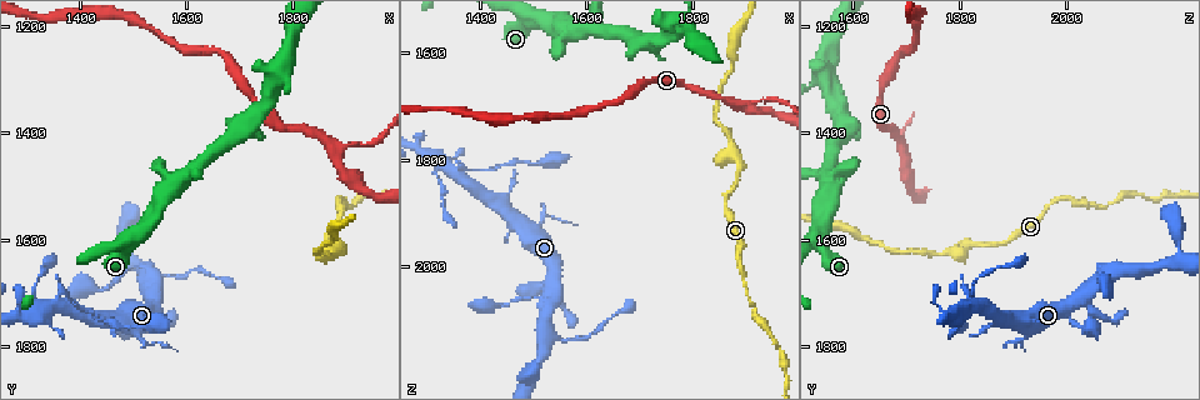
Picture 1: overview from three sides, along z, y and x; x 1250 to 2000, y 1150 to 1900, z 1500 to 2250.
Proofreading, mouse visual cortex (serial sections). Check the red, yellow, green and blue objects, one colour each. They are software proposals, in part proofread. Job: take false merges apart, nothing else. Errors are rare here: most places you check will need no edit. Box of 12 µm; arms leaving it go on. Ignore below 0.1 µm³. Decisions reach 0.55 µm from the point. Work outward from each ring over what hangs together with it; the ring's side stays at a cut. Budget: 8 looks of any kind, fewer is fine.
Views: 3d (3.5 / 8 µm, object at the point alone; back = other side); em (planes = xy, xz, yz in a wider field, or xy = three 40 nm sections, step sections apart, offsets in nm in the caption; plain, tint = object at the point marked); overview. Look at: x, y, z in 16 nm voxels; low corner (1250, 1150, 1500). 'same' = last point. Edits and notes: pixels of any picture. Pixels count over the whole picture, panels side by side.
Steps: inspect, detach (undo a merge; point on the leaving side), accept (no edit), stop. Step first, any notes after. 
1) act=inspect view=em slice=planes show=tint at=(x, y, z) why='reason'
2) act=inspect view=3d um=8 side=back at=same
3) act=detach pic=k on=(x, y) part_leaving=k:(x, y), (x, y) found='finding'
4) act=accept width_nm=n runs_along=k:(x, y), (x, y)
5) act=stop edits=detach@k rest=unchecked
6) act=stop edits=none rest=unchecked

act=inspect view=3d um=3.5 at=(1355, 1720, 1825) why='branch point'

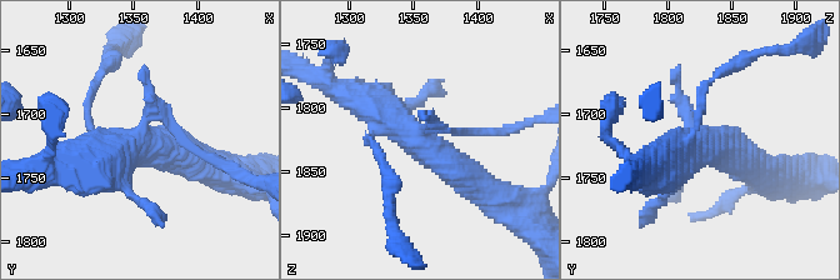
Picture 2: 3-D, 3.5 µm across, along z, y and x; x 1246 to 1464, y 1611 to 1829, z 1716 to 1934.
act=inspect view=em slice=xy step=3 show=tint at=(1356, 1720, 1824) why='now the EM'

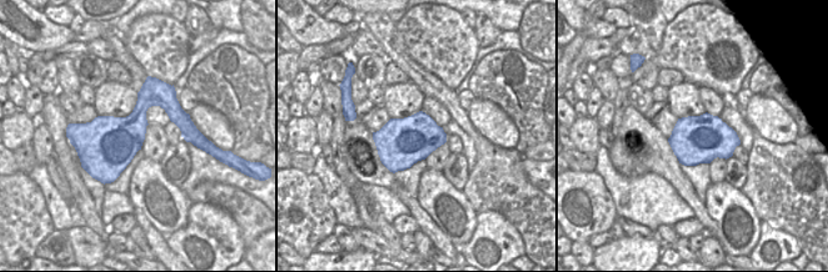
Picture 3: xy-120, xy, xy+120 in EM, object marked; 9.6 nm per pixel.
act=accept runs_along=2:(483, 189), (375, 103), (356, 96) found='one cell here'

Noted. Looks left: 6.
act=inspect view=3d um=8 at=(1595, 1480, 1560)

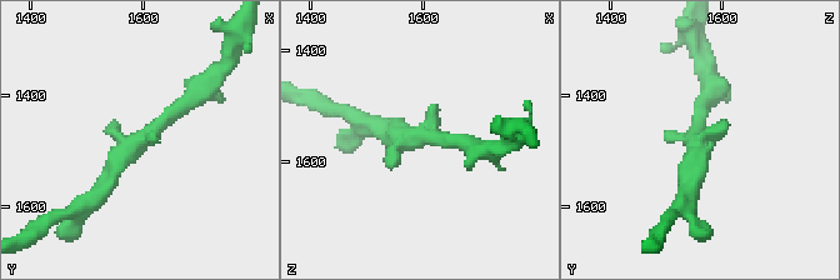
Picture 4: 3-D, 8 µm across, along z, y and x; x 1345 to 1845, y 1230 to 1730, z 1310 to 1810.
act=inspect view=3d um=3.5 at=(1600, 1480, 1555)

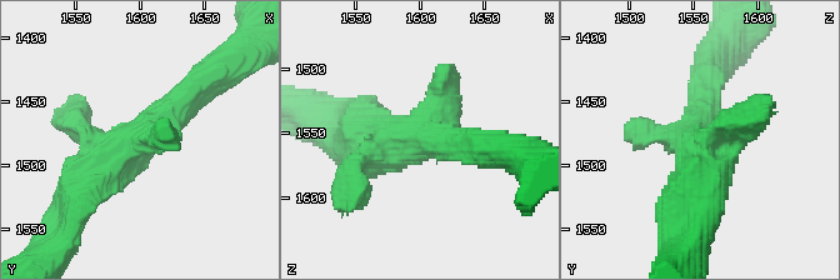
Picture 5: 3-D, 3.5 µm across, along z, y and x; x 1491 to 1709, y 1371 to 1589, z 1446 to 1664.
act=inspect view=em slice=xy step=3 show=tint at=(1596, 1484, 1558)

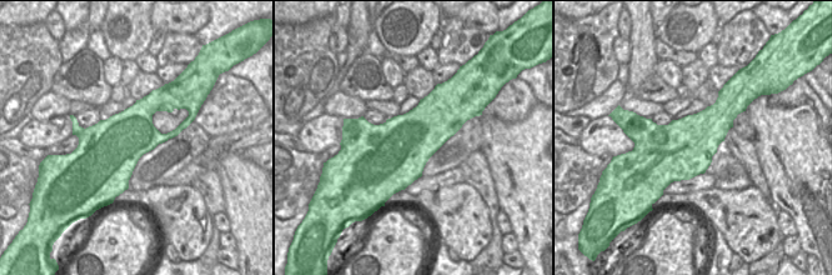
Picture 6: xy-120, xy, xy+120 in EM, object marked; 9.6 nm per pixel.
act=accept found='all the same cell'

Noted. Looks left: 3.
act=inspect view=3d um=3.5 at=(1875, 1430, 1700) why='side arm on a straight run'

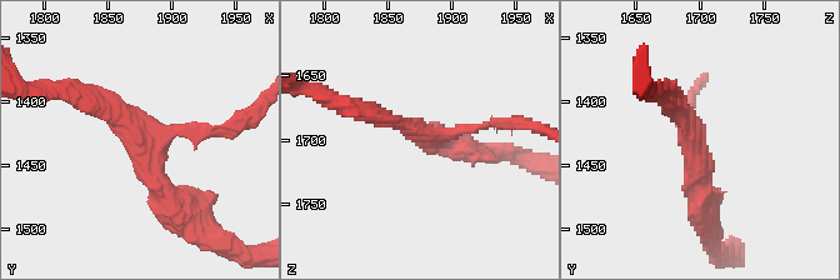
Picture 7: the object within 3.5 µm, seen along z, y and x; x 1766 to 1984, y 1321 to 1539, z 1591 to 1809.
act=inspect view=em slice=xy step=1 show=tint at=(1874, 1428, 1696) arms=3 arm_widths_nm=100,250,300

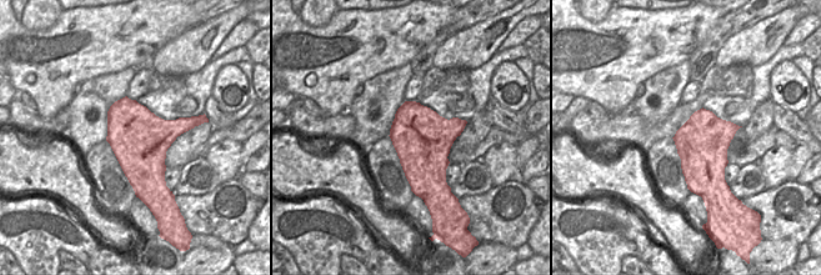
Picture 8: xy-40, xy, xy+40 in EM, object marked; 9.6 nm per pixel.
act=inspect view=em slice=xy step=2 show=tint at=same

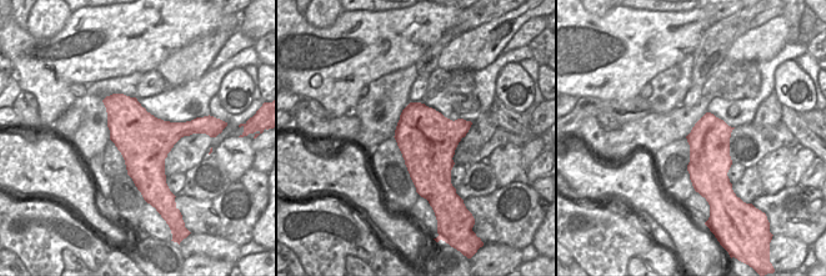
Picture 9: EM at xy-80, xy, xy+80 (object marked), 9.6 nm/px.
act=accept found='continuous, no second cell'

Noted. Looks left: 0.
act=stop edits=none rest=unchecked

